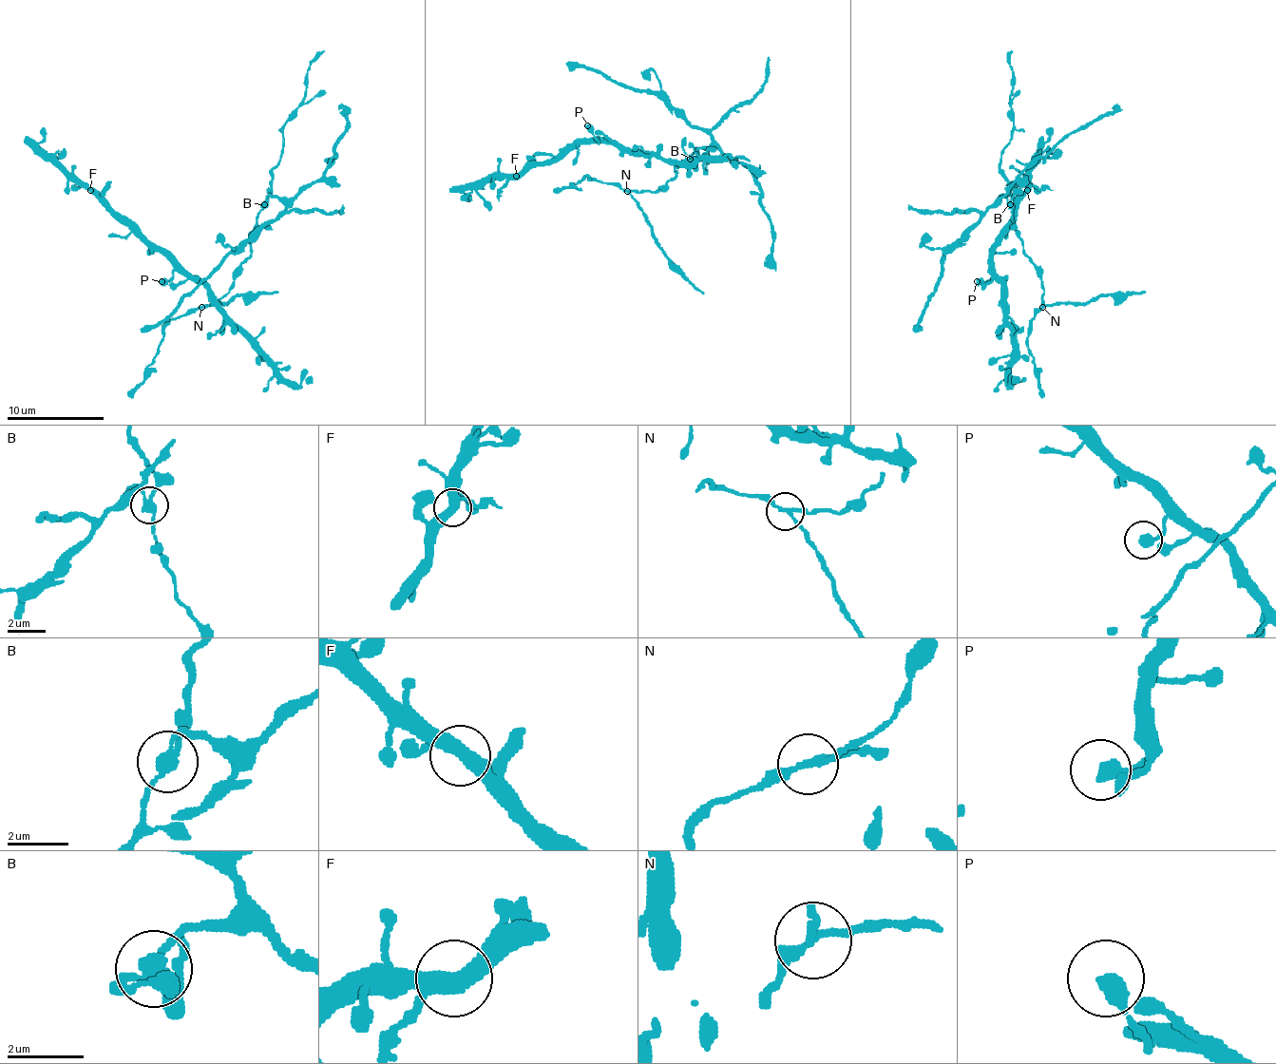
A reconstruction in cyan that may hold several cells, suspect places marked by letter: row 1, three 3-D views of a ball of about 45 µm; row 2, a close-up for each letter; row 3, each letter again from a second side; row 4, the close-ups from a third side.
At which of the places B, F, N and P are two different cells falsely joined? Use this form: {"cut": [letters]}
{"cut": ["B", "N"]}

